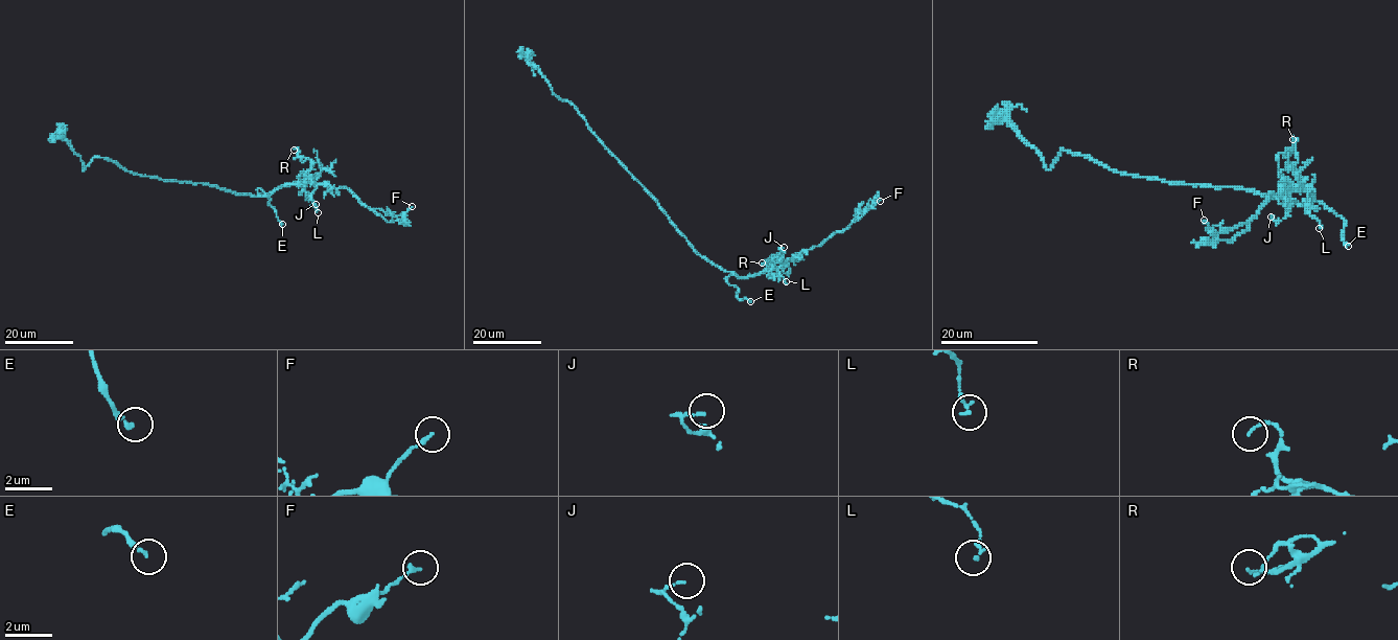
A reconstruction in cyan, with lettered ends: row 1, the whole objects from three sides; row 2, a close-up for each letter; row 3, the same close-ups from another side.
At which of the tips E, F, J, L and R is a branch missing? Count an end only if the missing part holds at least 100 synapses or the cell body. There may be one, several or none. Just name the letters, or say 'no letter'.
E

